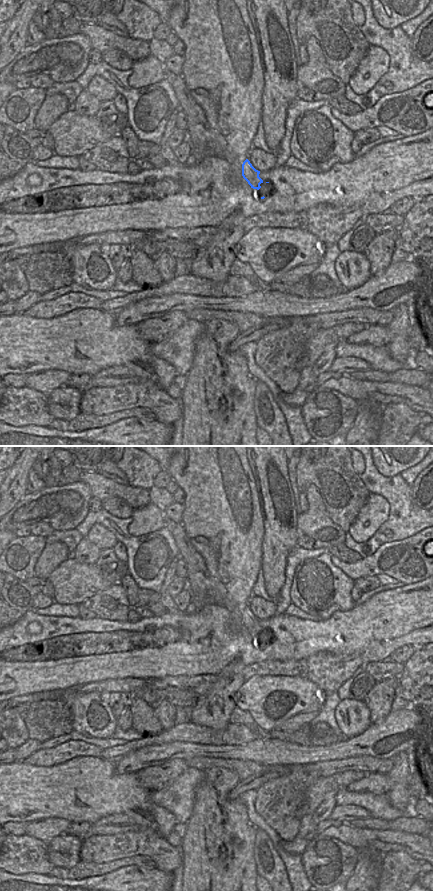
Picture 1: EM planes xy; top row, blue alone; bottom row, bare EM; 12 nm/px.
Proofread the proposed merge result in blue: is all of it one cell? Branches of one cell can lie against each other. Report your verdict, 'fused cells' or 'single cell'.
fused cells

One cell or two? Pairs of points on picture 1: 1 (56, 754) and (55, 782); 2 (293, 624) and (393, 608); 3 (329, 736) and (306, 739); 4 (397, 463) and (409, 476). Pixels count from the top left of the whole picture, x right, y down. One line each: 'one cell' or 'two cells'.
1: two cells
2: one cell
3: one cell
4: two cells

